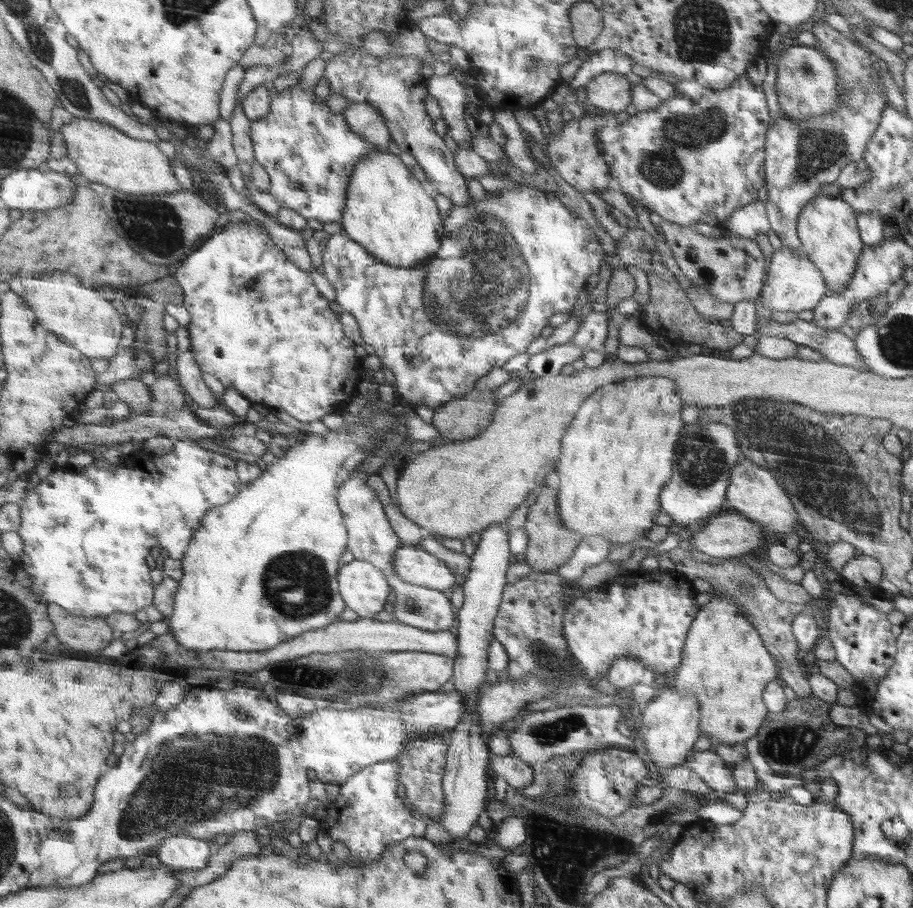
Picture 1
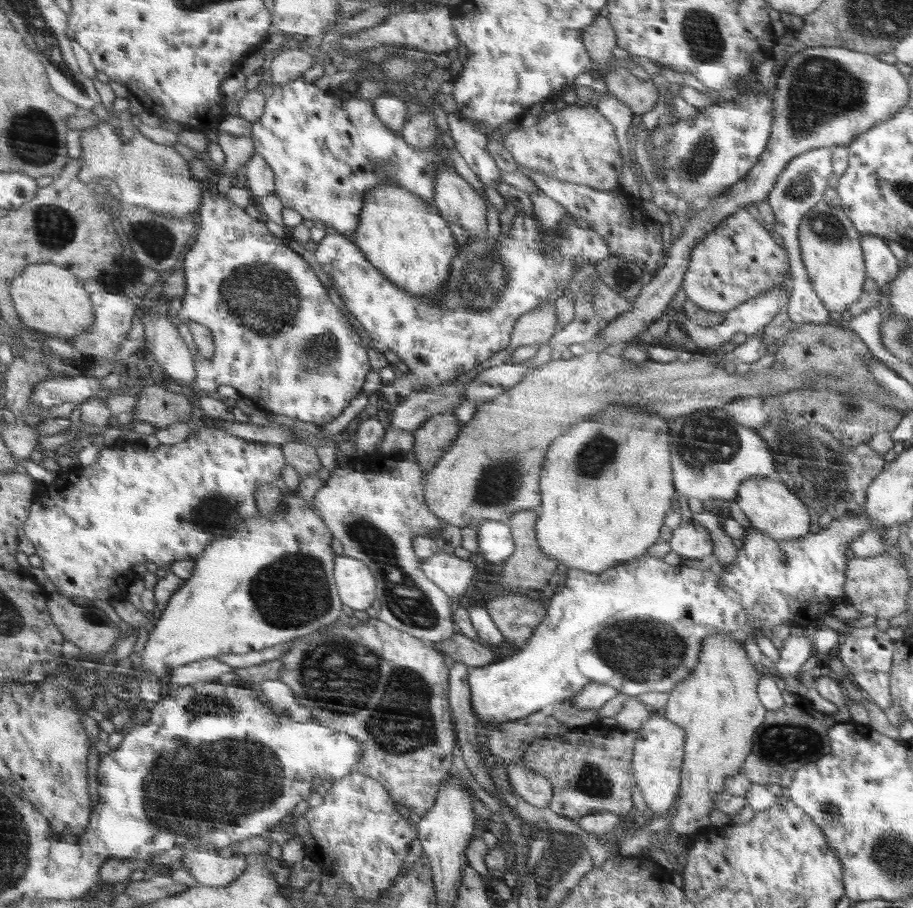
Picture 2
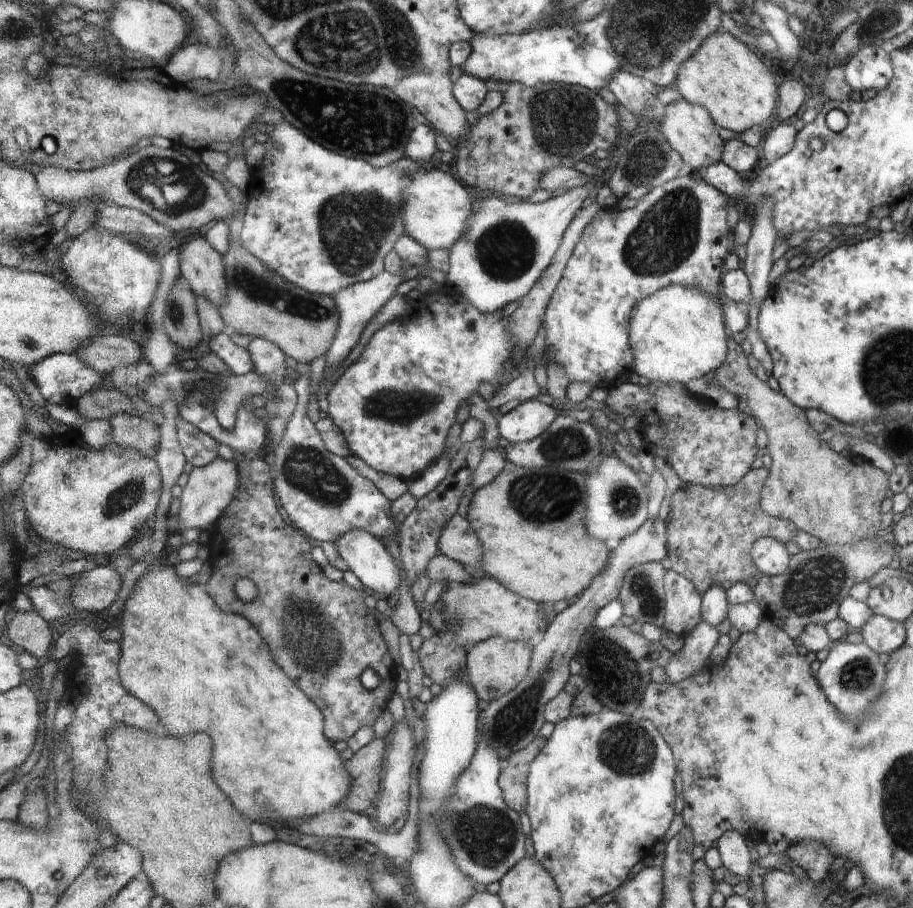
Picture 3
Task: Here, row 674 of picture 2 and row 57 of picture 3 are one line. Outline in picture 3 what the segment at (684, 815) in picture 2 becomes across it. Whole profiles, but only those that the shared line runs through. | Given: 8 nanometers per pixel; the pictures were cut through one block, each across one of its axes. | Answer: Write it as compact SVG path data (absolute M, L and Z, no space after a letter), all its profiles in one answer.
M720 28L710 34L696 54L682 64L674 86L684 100L706 107L718 126L738 134L753 126L766 125L766 120L775 112L776 90L780 90L776 88L776 82L764 62L750 49Z

